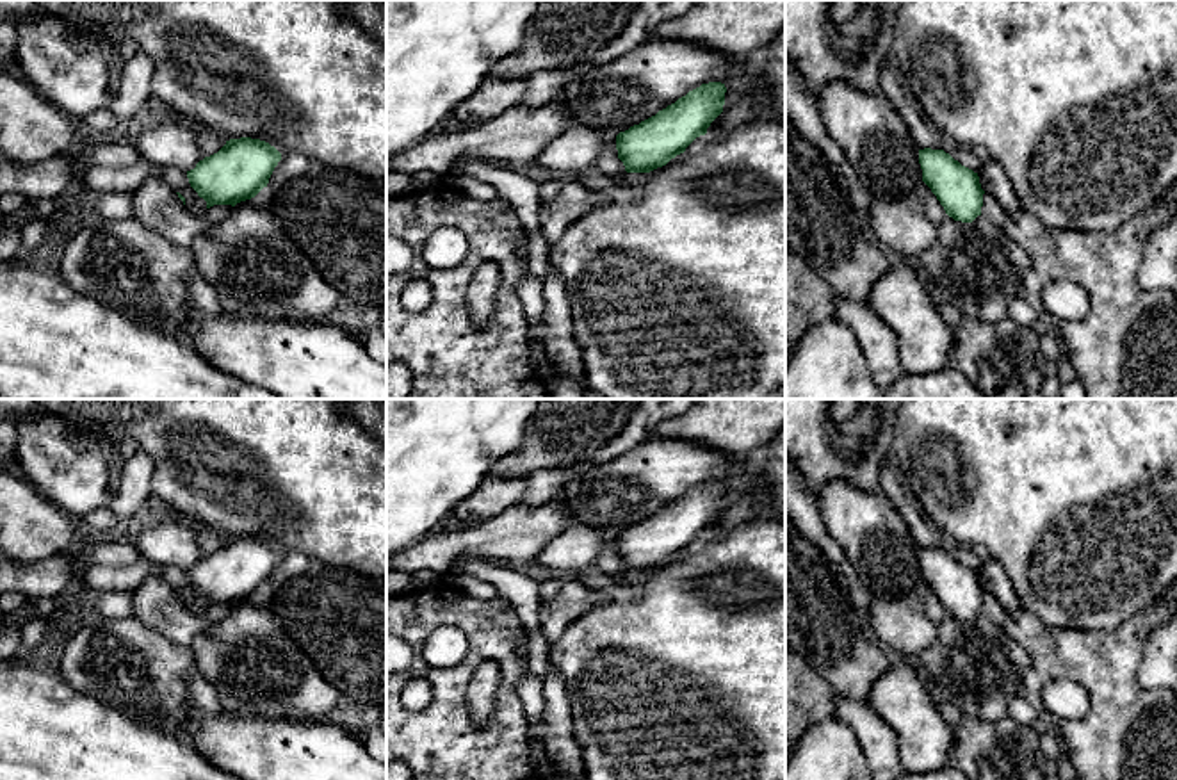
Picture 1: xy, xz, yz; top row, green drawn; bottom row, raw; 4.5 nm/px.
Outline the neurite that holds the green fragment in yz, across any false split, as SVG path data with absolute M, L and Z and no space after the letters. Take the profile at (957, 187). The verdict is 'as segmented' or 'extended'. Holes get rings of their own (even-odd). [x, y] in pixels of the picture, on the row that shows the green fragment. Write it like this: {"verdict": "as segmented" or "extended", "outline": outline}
{"verdict": "as segmented", "outline": "M919 150L922 182L931 189L946 214L954 221L972 223L981 215L983 194L979 176L944 150Z"}

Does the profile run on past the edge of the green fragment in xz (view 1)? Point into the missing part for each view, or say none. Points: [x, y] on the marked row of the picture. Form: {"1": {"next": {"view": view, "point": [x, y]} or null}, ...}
{"1": {"next": null}}

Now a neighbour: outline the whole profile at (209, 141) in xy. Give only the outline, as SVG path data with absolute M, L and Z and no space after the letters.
M198 128L196 144L203 158L217 153L226 144L226 141L228 139L224 135L212 128Z

